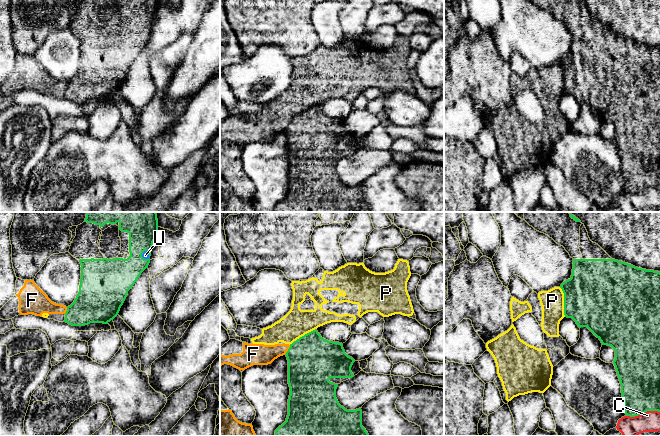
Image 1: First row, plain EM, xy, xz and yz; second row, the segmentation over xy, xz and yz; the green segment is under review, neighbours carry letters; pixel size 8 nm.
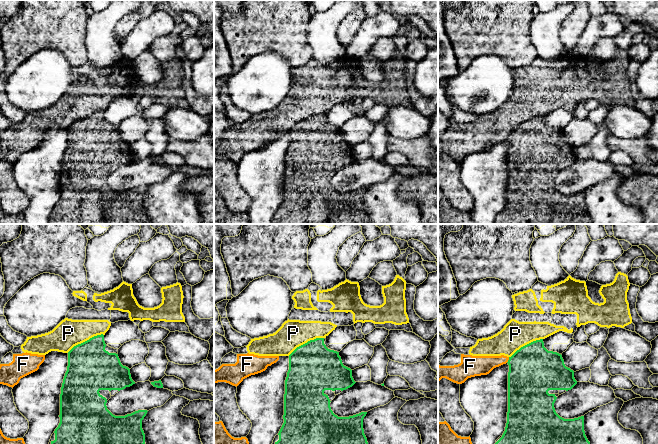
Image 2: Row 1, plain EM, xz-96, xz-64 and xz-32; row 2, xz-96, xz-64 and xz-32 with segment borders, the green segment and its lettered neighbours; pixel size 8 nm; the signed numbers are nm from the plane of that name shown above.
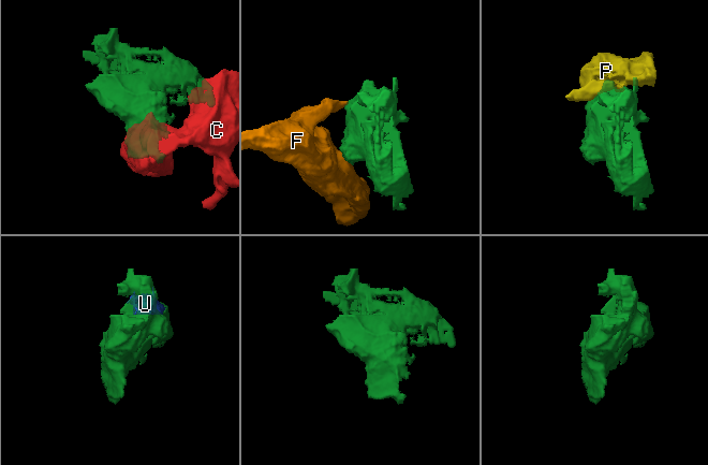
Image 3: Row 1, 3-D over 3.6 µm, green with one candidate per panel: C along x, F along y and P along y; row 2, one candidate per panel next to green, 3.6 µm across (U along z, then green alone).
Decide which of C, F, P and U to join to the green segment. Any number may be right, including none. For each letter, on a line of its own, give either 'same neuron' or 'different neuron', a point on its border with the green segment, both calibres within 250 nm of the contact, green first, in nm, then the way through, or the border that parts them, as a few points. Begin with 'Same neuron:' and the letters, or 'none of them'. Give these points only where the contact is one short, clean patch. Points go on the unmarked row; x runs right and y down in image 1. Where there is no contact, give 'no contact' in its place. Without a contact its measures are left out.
Same neuron: none of them
C: different neuron; meets green in yz at (642, 189); 320 nm thick on the green side, 170 nm on the other
F: different neuron; meets green in xz at (288, 126); 400 nm thick on the green side, 180 nm on the other
P: different neuron; meets green in yz at (564, 78); 500 nm thick on the green side, 190 nm on the other
U: different neuron; meets green in xy at (149, 30); 220 nm thick on the green side, 60 nm on the other

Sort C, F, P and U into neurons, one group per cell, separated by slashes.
C / F P / U

